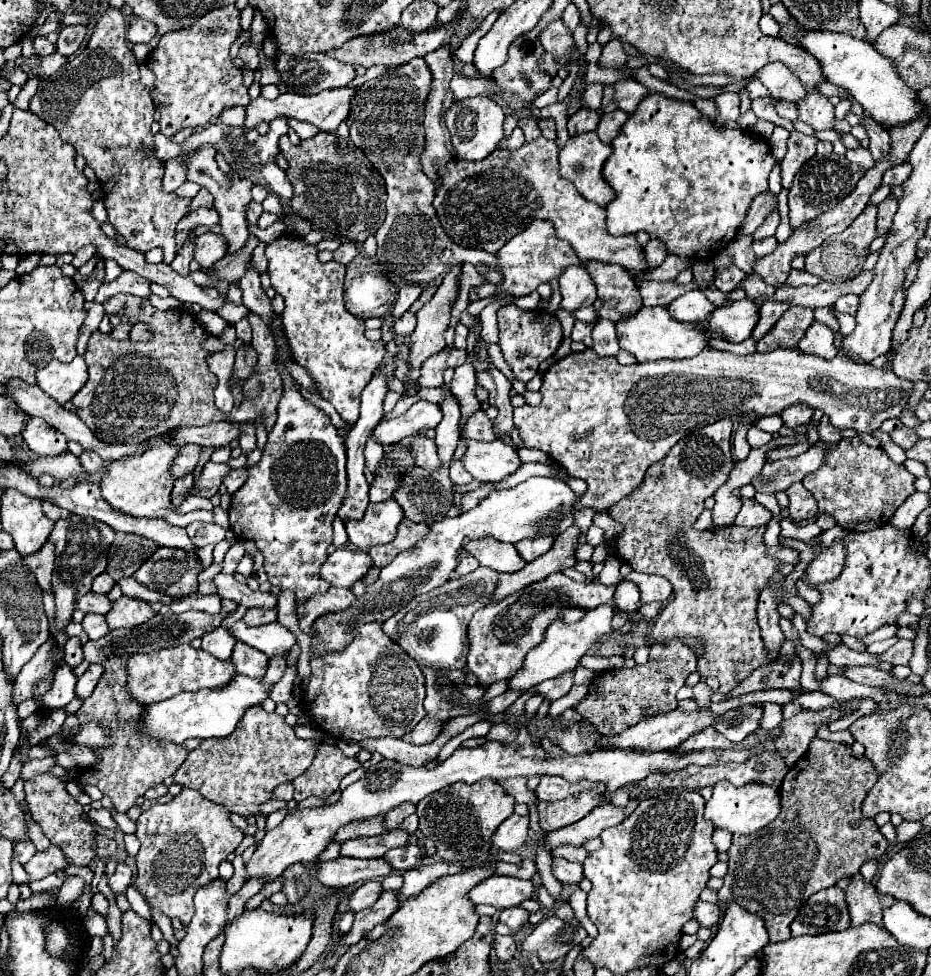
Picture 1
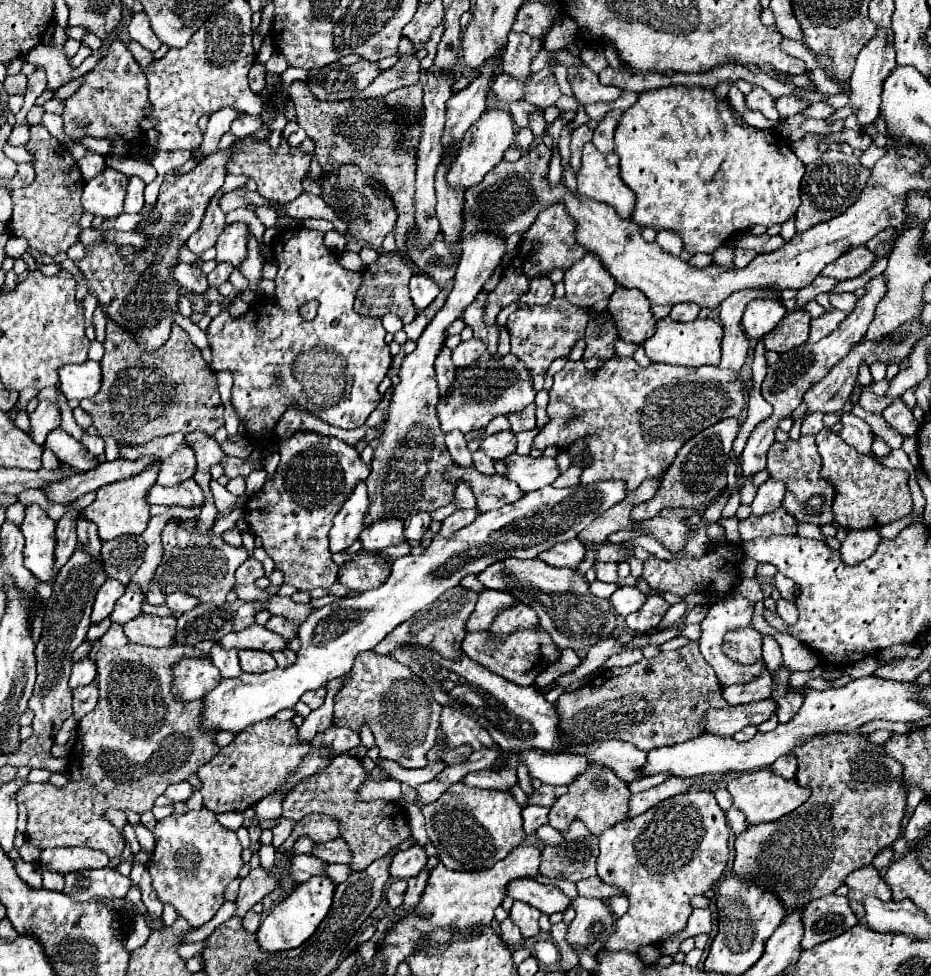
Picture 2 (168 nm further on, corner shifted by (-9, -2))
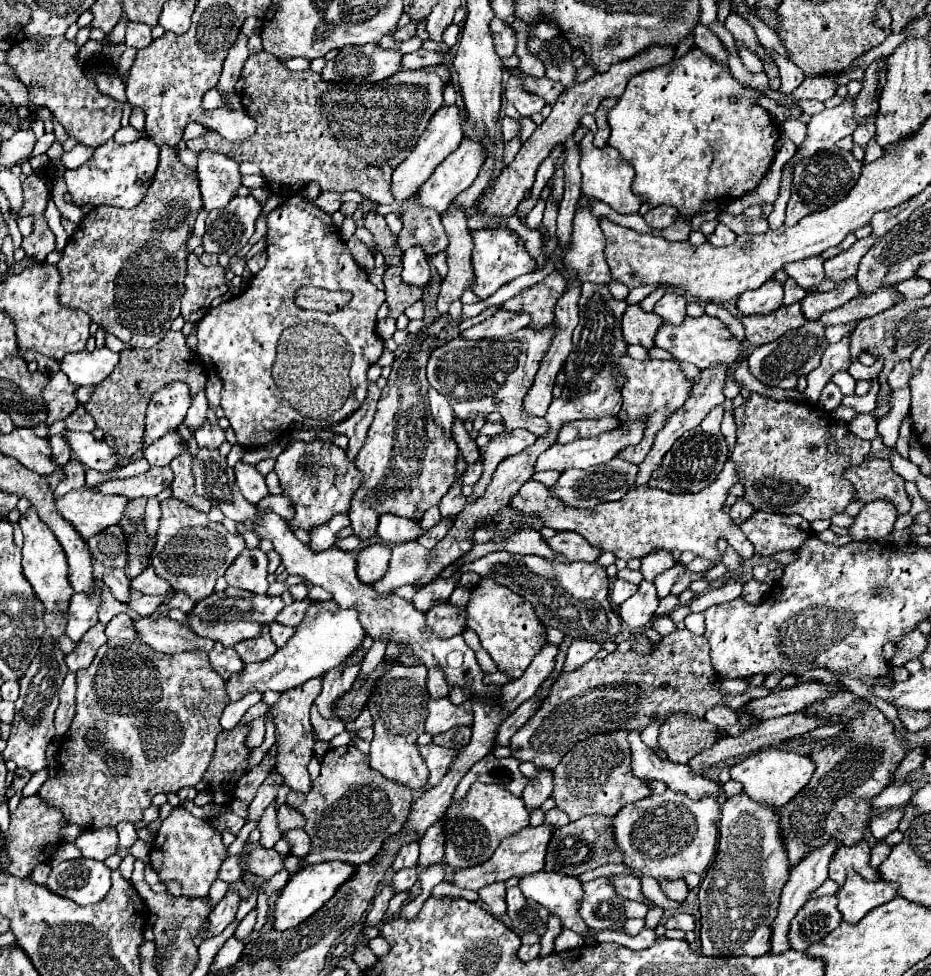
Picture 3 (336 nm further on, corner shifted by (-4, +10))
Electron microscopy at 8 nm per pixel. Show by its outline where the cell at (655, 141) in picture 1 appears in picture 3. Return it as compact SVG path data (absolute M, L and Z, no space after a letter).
M691 47L683 57L663 67L655 67L631 77L625 93L609 111L609 145L615 147L635 169L633 193L651 207L673 205L681 215L693 217L699 215L711 201L723 197L741 199L757 189L769 175L775 161L779 127L763 107L753 103L755 97L755 89L745 89L731 77L725 65L713 61L699 47Z

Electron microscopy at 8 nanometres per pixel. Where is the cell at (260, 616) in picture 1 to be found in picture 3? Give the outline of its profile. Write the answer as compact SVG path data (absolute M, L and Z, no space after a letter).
M309 599L295 601L293 605L283 607L283 609L277 613L275 621L277 621L277 623L283 623L283 625L289 625L289 627L297 627L297 625L299 625L299 621L303 621L305 609L307 609L309 605L311 605L311 601L309 601Z

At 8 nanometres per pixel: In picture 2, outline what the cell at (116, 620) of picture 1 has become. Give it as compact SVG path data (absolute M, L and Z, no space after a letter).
M140 615L136 621L124 625L124 633L130 643L150 645L150 647L170 647L176 639L176 619L174 617L152 617Z

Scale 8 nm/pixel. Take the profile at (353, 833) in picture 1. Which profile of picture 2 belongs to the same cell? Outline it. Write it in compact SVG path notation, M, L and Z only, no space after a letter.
M314 813L314 815L308 815L304 819L300 819L296 825L294 825L294 831L290 833L290 837L296 841L298 837L310 837L314 843L326 843L326 841L332 841L336 837L340 837L340 831L338 831L338 821L332 821L330 817L324 817L320 813Z

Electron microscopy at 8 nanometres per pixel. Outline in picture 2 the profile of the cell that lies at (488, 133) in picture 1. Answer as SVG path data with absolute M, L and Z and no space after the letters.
M486 111L482 113L480 121L476 121L476 125L472 125L472 129L468 131L468 137L464 137L464 149L460 149L456 163L452 165L450 173L448 173L448 187L456 189L470 189L474 185L478 185L484 175L488 171L492 171L504 157L504 151L512 145L514 141L514 123L510 119L510 113L506 111Z

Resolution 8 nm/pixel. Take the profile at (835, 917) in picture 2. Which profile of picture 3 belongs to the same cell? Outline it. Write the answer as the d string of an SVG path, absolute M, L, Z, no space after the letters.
M817 897L809 899L791 921L789 941L795 951L805 951L811 943L821 941L841 923L837 909L837 897Z

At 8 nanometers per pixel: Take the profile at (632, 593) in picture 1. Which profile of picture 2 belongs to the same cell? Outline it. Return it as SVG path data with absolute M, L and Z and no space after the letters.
M618 587L618 591L610 597L610 601L612 601L612 607L616 609L616 613L626 617L644 605L646 595L636 587Z

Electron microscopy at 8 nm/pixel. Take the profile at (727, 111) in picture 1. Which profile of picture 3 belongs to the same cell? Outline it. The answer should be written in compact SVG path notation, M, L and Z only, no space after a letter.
M737 45L737 47L739 47L739 57L741 57L741 61L743 61L743 65L745 65L747 71L751 71L751 73L763 71L763 63L759 61L759 57L757 57L755 53L751 53L751 51L745 49L743 45Z

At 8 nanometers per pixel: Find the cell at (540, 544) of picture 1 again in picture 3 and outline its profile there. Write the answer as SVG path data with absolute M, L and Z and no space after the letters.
M557 531L551 539L547 539L547 545L559 553L565 555L569 561L595 561L601 553L601 549L591 547L583 537L571 531Z

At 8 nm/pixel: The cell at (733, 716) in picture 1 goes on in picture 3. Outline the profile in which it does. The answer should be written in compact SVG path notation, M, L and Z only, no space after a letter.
M713 707L711 711L707 711L705 719L709 723L715 723L719 727L731 727L731 725L739 725L739 717L735 713L735 709L729 709L729 707Z

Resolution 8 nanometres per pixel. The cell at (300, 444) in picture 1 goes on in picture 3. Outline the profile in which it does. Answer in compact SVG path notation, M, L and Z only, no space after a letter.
M289 441L275 463L283 495L291 499L295 507L293 519L287 519L291 531L317 529L337 513L347 513L349 503L363 483L363 473L355 469L355 461L347 457L347 449L333 445L331 441Z

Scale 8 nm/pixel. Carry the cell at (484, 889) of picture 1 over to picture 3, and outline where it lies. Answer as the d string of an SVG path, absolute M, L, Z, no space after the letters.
M541 871L519 879L519 889L527 899L533 899L547 907L551 913L559 915L563 927L577 931L587 945L595 943L595 939L587 931L587 925L577 913L579 903L583 899L581 883L577 881L577 877Z

